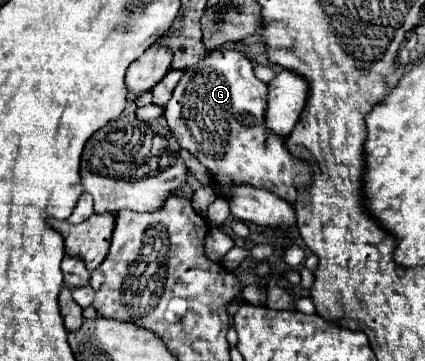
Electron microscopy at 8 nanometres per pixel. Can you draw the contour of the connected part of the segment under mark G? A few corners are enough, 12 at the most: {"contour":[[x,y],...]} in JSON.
{"contour":[[239,50],[189,68],[165,108],[215,188],[289,204],[307,160],[265,124],[267,84]]}

